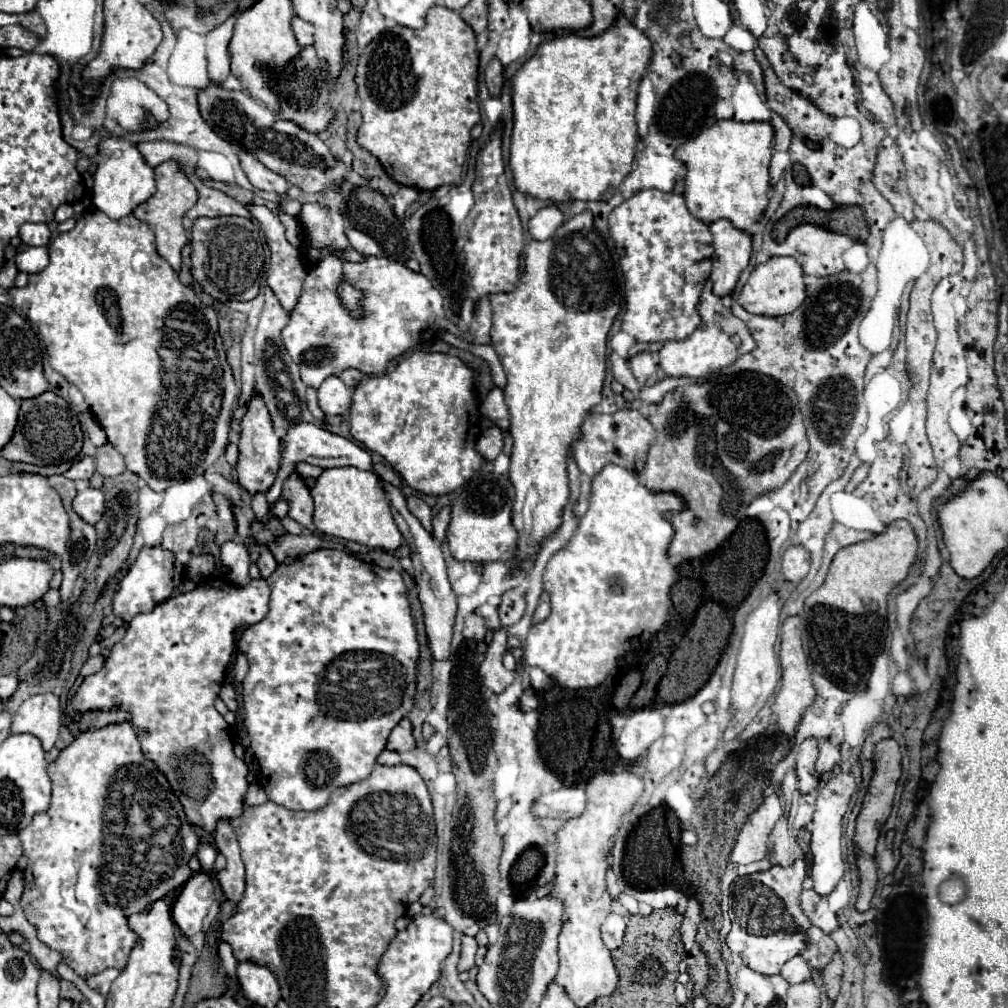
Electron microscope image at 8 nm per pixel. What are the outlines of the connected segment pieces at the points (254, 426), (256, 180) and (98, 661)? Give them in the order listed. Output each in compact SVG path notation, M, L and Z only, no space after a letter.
M255 397L249 403L249 411L245 413L241 421L241 439L239 439L239 457L237 457L239 485L245 487L251 495L259 491L267 491L273 485L277 469L279 469L279 453L281 453L281 441L271 427L269 411L263 399Z
M241 151L239 161L241 161L241 167L243 167L243 171L253 187L263 189L263 191L275 191L279 195L289 189L289 183L281 175L273 173L263 163L259 163L259 159L255 159L255 155Z
M97 655L97 657L89 657L87 661L85 661L85 665L83 665L83 669L81 669L81 675L83 677L87 677L87 675L93 675L93 673L97 673L101 667L103 667L103 655Z

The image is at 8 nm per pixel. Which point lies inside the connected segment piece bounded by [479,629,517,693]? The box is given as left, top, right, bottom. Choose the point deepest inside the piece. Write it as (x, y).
(495, 676)

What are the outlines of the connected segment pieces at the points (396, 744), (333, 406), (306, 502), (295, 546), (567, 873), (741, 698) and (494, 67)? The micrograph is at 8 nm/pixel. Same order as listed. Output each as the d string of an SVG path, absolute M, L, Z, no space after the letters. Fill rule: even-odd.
M403 719L391 731L389 741L387 741L387 749L389 751L399 751L399 753L405 753L405 751L413 751L415 749L415 739L413 739L413 733L411 733L409 719Z
M327 377L317 389L319 407L325 415L345 415L351 407L351 389L339 377Z
M291 473L283 485L283 499L289 501L289 517L315 533L313 525L313 499L309 489L303 485L299 473Z
M285 533L285 535L275 537L267 547L273 553L275 561L283 563L285 557L299 559L299 557L303 557L319 547L325 547L325 545L327 545L325 539L321 539L319 535L289 535L289 533Z
M627 771L621 773L597 773L589 783L587 783L587 809L583 811L581 817L569 819L557 833L557 841L559 841L559 849L557 849L557 869L555 869L555 887L551 889L553 897L563 899L565 903L565 913L567 913L567 925L563 927L561 935L559 935L559 973L555 977L555 983L559 983L565 991L567 997L575 1003L575 1005L591 1005L595 999L611 995L617 989L619 983L619 975L615 969L615 963L611 959L611 951L605 947L603 939L601 939L601 923L605 921L605 917L611 913L611 895L607 891L605 885L605 871L607 871L607 853L615 843L615 835L619 829L619 819L633 807L633 803L639 799L639 795L643 793L643 781Z
M771 593L759 603L759 607L749 615L745 623L745 635L741 639L741 647L737 655L735 683L733 683L733 693L731 693L735 715L725 733L727 739L737 737L753 721L753 717L769 701L769 697L775 693L775 687L779 681L779 659L775 653L775 641L777 641L779 625L781 625L781 607L783 607L781 597L777 593Z
M491 59L487 69L485 69L485 83L487 89L493 97L501 95L501 87L503 87L503 65L499 63L499 59Z

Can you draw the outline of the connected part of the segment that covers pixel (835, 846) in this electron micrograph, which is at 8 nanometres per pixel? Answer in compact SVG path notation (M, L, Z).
M837 769L829 783L819 789L817 795L817 807L813 815L813 827L811 827L811 853L813 853L813 867L811 867L811 877L815 881L813 889L819 895L829 895L839 879L845 873L845 859L843 859L843 847L841 847L841 833L843 833L843 815L849 807L849 801L855 793L855 777L847 771Z

